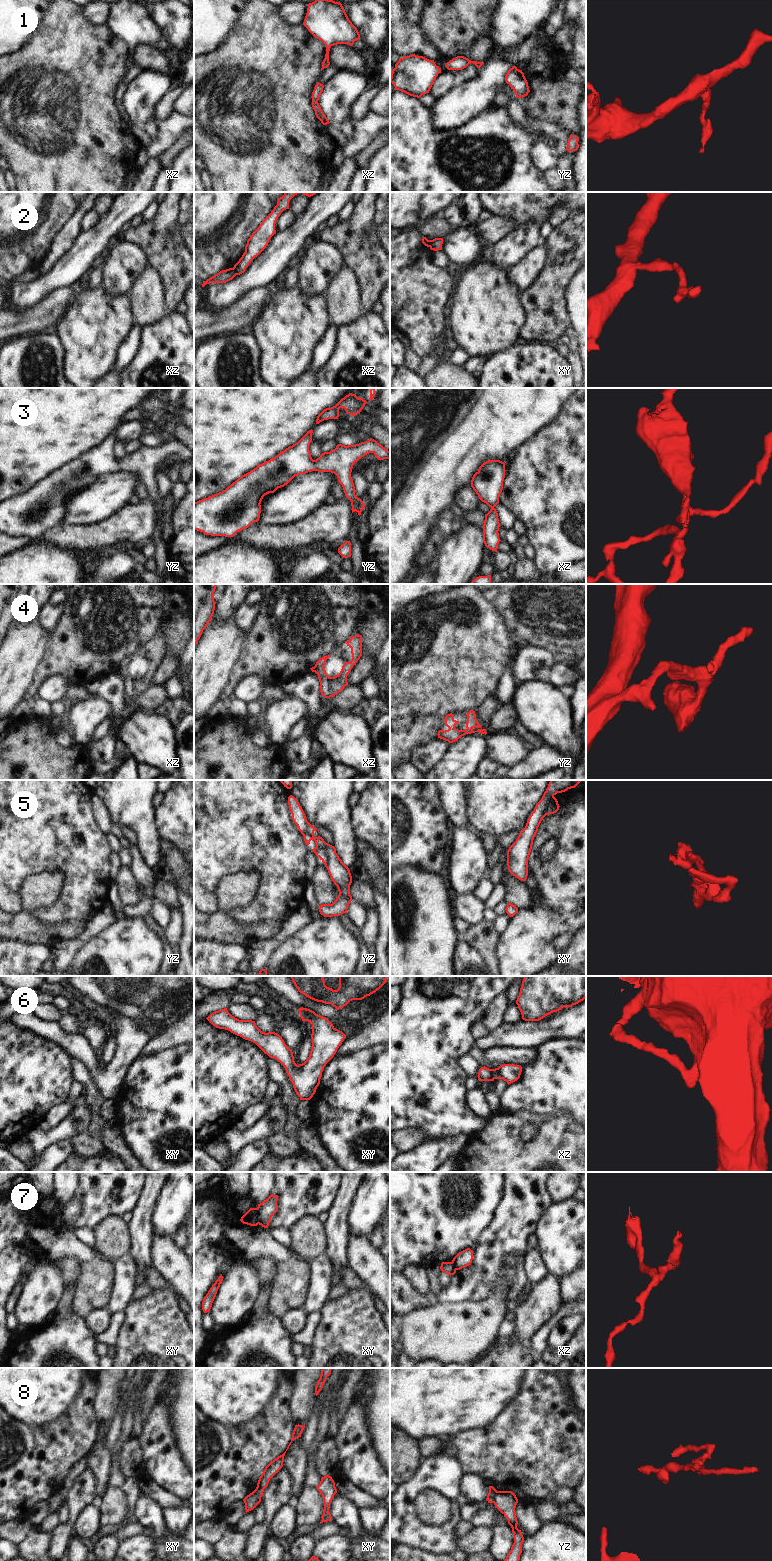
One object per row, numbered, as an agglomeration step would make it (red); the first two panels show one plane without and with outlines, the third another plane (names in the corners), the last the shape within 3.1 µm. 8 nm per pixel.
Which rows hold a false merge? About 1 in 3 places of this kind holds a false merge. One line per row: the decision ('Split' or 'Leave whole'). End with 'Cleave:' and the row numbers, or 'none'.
1: Leave whole
2: Split
3: Leave whole
4: Leave whole
5: Leave whole
6: Leave whole
7: Split
8: Split
Cleave: 2, 7, 8.

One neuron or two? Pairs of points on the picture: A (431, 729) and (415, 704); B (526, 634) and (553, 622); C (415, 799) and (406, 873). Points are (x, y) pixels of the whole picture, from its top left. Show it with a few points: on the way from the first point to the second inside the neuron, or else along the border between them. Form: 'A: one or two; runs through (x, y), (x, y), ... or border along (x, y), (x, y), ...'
A: two; border along (400, 717), (424, 714), (438, 715), (442, 719)
B: one; runs through (533, 627), (538, 622), (546, 622)
C: two; border along (400, 865), (418, 865), (430, 870)

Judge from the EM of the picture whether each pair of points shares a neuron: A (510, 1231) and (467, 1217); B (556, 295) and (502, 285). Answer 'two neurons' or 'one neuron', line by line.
A: two neurons
B: two neurons

